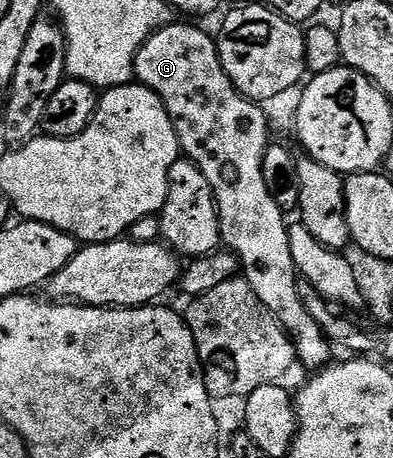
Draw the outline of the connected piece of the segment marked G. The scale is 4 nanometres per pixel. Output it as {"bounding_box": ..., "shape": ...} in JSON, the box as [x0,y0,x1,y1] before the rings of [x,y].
{"bounding_box":[133,20,335,372],"shape":[[[180,20],[157,30],[145,41],[135,56],[133,72],[140,85],[146,86],[155,92],[155,96],[159,96],[159,100],[163,100],[177,133],[178,147],[184,157],[197,163],[203,176],[207,176],[207,184],[211,184],[219,212],[222,243],[237,257],[240,273],[245,282],[251,284],[251,292],[259,296],[261,303],[281,321],[281,327],[293,339],[298,363],[302,367],[305,365],[309,372],[325,369],[330,365],[332,358],[329,357],[335,350],[319,324],[315,324],[315,316],[311,316],[311,312],[303,308],[303,300],[299,300],[299,271],[291,256],[289,226],[285,222],[287,214],[279,208],[279,204],[275,204],[275,200],[271,200],[271,192],[267,192],[267,184],[263,180],[263,156],[271,145],[269,118],[261,111],[264,109],[258,103],[244,98],[233,87],[220,62],[214,35],[209,35],[197,26],[184,26]]]}

